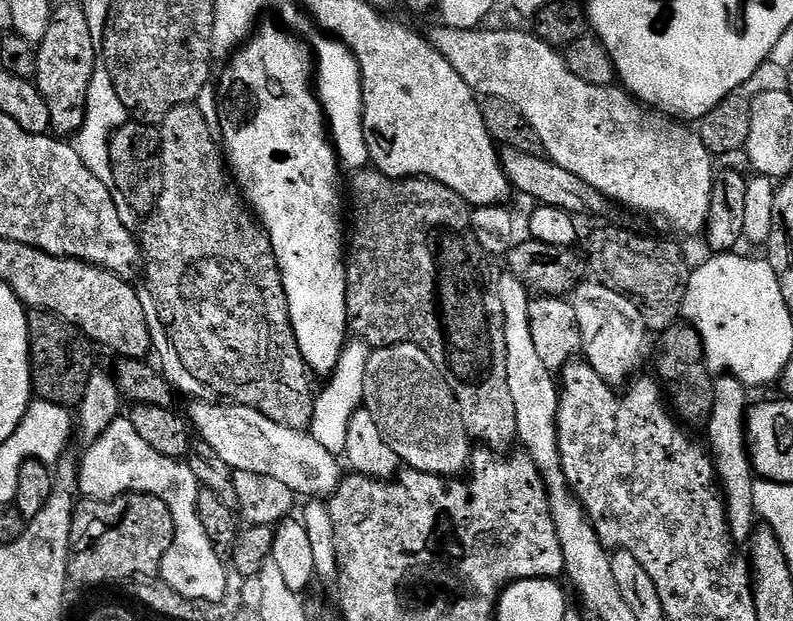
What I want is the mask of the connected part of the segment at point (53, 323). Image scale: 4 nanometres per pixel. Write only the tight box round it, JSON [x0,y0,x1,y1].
[28,308,94,410]

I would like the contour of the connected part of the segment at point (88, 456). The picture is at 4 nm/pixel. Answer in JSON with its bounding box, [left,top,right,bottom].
[82,416,229,605]

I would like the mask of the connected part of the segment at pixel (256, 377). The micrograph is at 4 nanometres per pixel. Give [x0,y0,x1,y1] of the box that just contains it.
[138,104,314,431]

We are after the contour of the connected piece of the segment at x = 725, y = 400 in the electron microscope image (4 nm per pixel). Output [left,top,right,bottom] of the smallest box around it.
[706,375,758,545]

